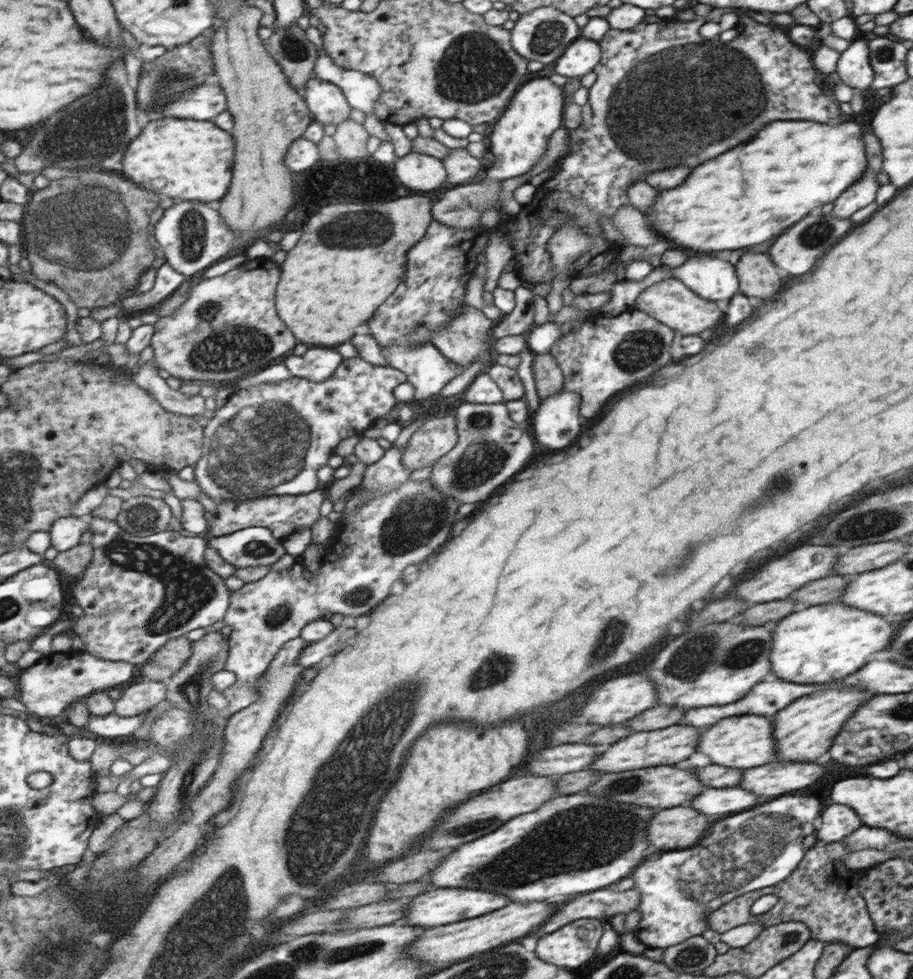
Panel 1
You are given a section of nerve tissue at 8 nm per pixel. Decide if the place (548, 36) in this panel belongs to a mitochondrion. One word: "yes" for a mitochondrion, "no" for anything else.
yes

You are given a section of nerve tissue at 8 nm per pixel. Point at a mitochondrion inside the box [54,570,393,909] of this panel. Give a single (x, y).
(190, 688)

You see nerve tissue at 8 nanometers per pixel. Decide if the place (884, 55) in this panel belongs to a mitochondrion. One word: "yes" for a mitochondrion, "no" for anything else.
yes

